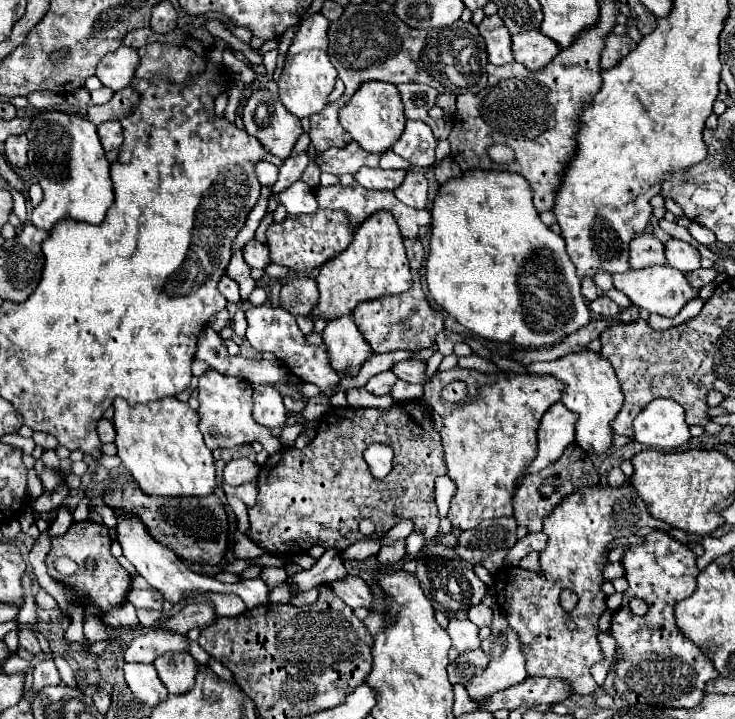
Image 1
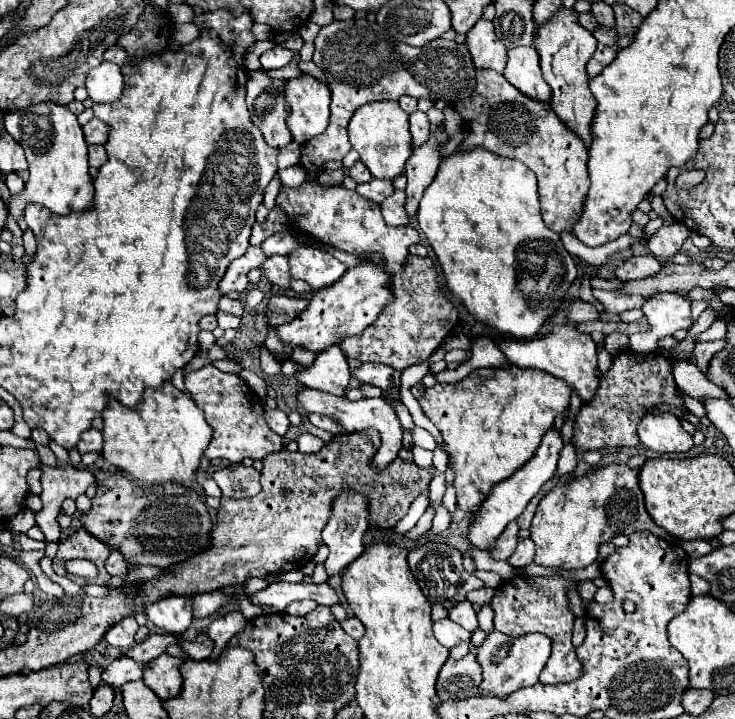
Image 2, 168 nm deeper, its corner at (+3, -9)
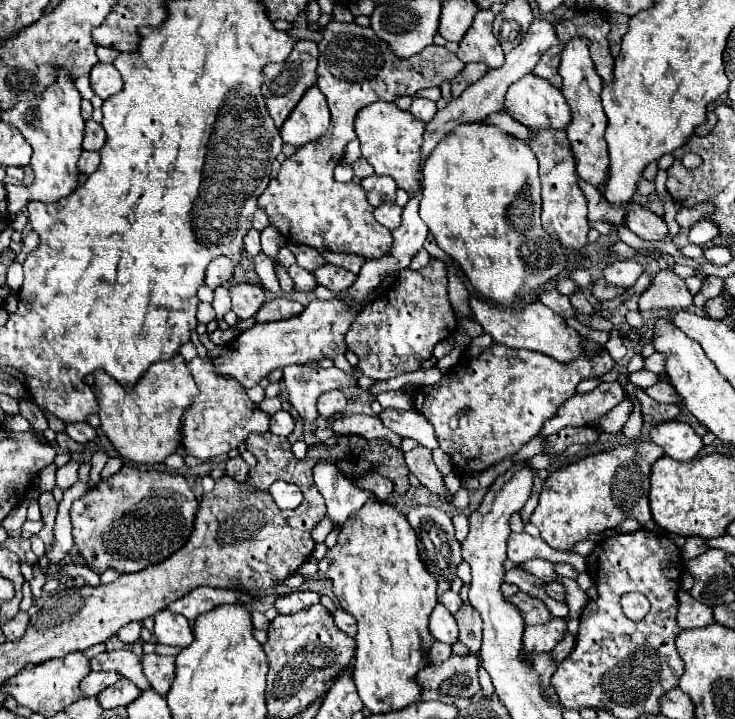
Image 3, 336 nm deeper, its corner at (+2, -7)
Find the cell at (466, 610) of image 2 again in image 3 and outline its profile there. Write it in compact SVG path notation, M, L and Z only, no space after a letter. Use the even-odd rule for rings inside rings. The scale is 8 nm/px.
M448 590L442 598L440 598L440 602L452 612L452 614L456 614L458 610L460 610L460 606L462 606L462 600L460 600L460 596L458 594L454 594L452 590Z

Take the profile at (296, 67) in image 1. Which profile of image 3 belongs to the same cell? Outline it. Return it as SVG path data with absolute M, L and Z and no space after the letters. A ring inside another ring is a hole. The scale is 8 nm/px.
M308 88L300 104L290 112L284 126L280 128L282 140L292 146L304 146L318 140L330 124L330 110L320 88Z

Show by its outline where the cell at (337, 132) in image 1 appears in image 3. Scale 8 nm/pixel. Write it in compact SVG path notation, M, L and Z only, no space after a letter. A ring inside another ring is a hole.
M330 22L322 30L318 50L316 84L326 96L332 112L330 128L322 138L298 148L294 156L282 162L278 176L270 180L258 200L258 206L266 210L270 224L276 226L290 242L306 244L316 250L358 254L366 260L376 260L388 256L394 244L392 232L376 222L374 206L368 202L360 184L336 182L332 166L342 160L346 144L356 138L352 124L360 108L378 100L394 102L400 96L414 96L422 88L440 88L442 82L452 82L460 76L464 62L458 60L454 52L436 44L430 44L412 58L398 58L370 26L364 28L356 22Z

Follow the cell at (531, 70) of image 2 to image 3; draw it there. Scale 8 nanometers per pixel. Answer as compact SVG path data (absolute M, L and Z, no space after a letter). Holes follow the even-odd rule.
M530 72L530 76L522 76L522 80L510 84L506 92L506 106L512 110L514 120L528 128L566 128L570 124L570 108L566 104L566 98L554 84L548 80L542 80Z

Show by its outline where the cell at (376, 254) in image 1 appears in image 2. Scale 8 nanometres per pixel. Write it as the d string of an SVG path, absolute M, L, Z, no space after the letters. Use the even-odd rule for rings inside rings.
M359 260L359 264L347 270L339 282L325 290L317 290L301 316L297 316L293 322L275 326L275 332L283 344L291 348L301 346L319 354L329 346L339 344L347 336L361 334L377 318L381 308L393 300L389 282L391 274L387 270L381 270L381 266L373 266L373 262Z

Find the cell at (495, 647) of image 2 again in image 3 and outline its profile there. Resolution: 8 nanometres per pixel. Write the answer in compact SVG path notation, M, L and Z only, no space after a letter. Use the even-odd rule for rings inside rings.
M554 618L548 624L526 626L524 640L522 640L522 658L550 652L556 646L556 642L560 642L564 632L566 632L566 620L564 618Z

